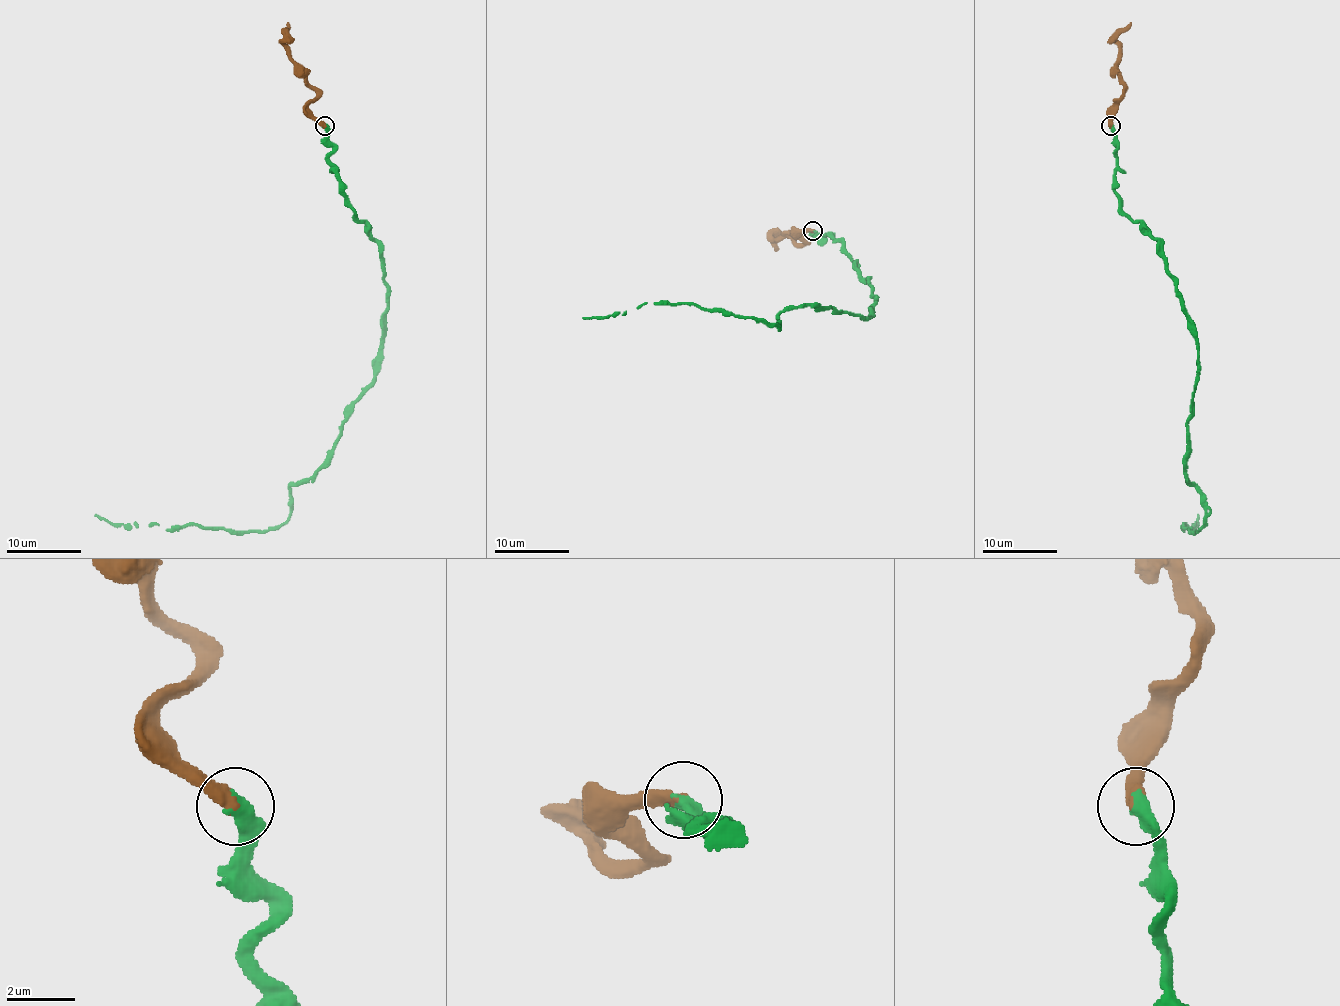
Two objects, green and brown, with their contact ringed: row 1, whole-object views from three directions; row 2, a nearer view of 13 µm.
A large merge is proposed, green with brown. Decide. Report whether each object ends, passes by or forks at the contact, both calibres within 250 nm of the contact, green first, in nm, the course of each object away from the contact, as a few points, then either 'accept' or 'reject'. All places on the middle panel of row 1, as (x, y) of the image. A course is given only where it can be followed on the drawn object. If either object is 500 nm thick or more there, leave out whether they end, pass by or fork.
500/380 nm | green via (813, 230), (838, 239), (870, 284), (868, 316), (802, 305), (772, 325), (646, 303), (582, 318) | brown via (813, 230), (804, 230), (796, 235), (804, 243), (796, 243), (789, 237), (777, 239), (774, 233), (776, 250) | accept

